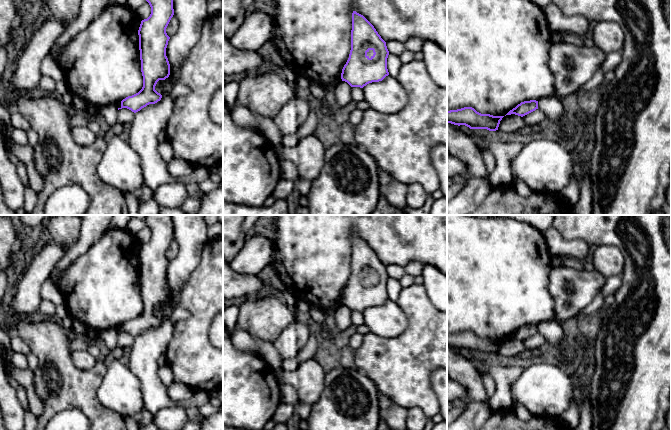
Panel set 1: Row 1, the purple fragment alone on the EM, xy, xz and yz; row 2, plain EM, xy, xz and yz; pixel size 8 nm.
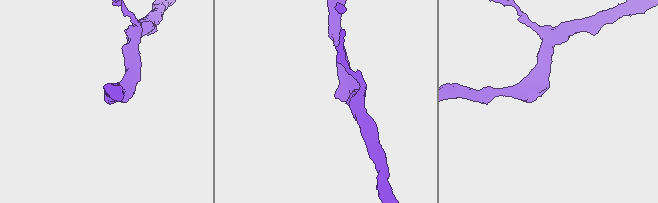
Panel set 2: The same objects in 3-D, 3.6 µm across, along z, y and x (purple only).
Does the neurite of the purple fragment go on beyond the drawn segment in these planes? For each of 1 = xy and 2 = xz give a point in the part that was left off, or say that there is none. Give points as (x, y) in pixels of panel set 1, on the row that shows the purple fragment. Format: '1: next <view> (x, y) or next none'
1: next none
2: next none

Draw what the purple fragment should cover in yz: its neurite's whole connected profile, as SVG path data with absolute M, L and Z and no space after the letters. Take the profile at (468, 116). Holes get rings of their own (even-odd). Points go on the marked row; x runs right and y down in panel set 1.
M464 107L457 110L447 111L447 123L465 125L470 129L498 130L500 121L504 116L481 114L472 107Z

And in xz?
M353 11L351 50L341 73L342 81L351 87L363 88L369 83L382 81L389 75L386 42L374 26L361 14Z

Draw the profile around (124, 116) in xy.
M127 108L119 109L117 112L117 123L119 124L131 124L135 113Z

